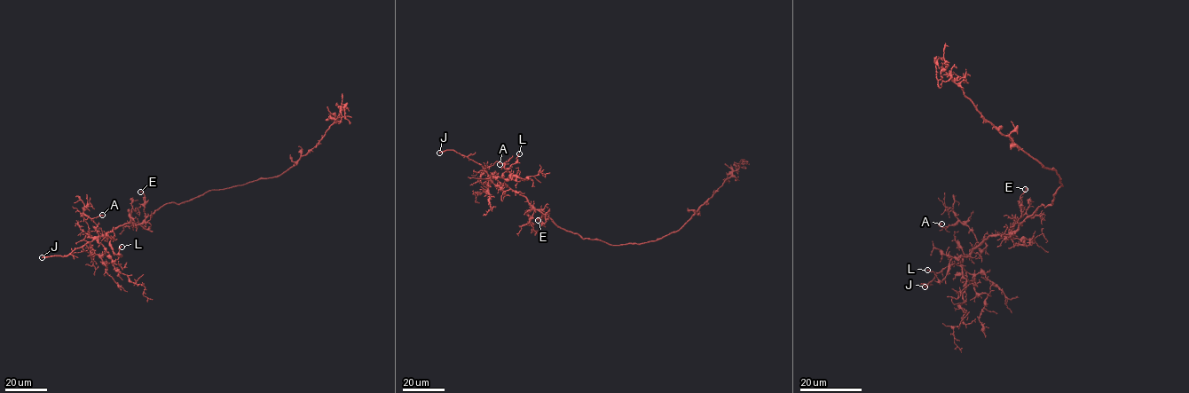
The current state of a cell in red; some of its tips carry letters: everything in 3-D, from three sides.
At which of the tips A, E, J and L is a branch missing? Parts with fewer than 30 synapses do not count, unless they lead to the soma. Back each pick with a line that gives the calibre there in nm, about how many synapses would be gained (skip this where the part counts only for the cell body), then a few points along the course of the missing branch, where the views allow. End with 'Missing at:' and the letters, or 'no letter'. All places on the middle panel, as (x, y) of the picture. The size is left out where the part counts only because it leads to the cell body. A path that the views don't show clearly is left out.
J: 260 nm thick
Missing at: J

